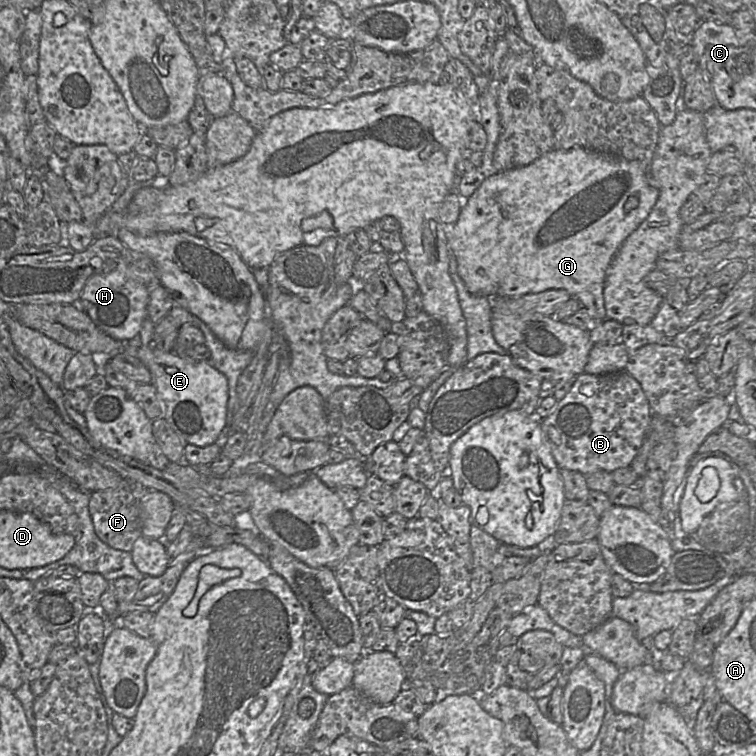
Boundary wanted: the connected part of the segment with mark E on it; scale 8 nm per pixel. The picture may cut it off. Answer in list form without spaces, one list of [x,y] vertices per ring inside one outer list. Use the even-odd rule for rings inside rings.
[[[140,334],[124,343],[124,351],[139,358],[151,373],[152,384],[157,389],[158,398],[164,408],[164,419],[171,428],[187,443],[204,447],[215,443],[227,425],[227,404],[229,399],[227,377],[213,367],[207,360],[193,361],[178,356],[175,352],[163,352],[145,346],[140,341]]]

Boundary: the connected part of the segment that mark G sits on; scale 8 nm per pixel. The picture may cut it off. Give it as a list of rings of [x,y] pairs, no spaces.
[[[580,146],[569,150],[554,148],[526,166],[491,175],[481,183],[469,198],[462,198],[459,218],[454,223],[450,240],[447,239],[449,261],[450,255],[455,258],[458,275],[463,280],[468,292],[474,295],[482,295],[488,298],[515,298],[549,289],[566,290],[588,311],[592,318],[592,328],[595,328],[607,319],[603,297],[607,270],[625,239],[647,218],[657,202],[658,196],[659,190],[649,183],[646,164],[641,164],[637,160],[630,161],[610,154],[587,150]]]

